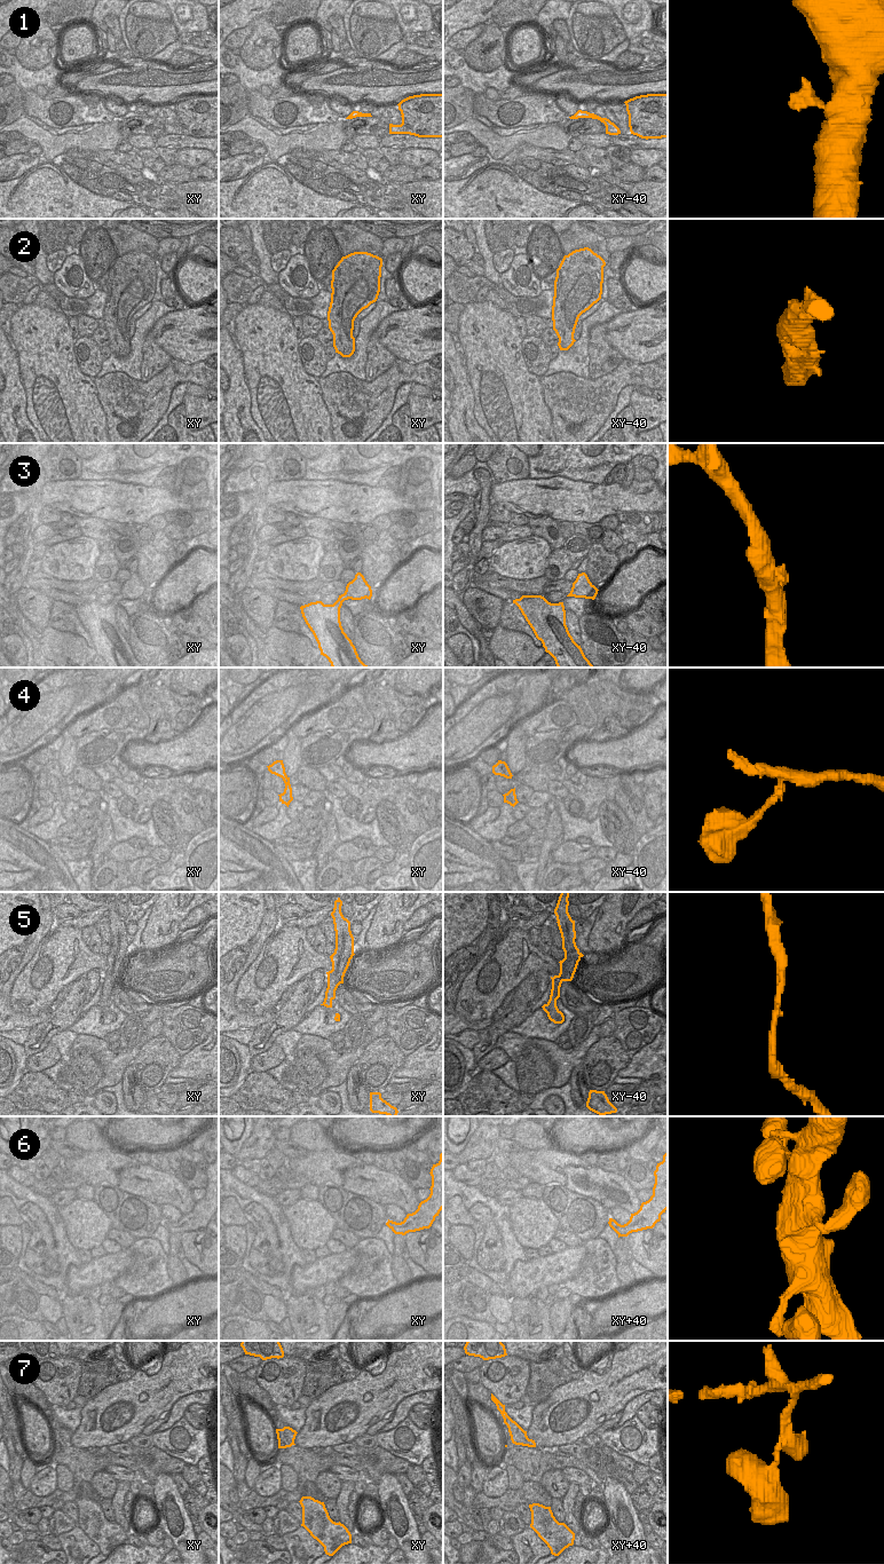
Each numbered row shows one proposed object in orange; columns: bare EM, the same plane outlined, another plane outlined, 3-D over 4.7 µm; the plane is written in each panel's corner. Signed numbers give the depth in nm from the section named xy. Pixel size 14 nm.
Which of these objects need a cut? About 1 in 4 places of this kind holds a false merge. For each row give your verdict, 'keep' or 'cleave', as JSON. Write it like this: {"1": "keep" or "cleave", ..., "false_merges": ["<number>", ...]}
{"1": "keep", "2": "keep", "3": "keep", "4": "keep", "5": "keep", "6": "keep", "7": "keep", "false_merges": []}

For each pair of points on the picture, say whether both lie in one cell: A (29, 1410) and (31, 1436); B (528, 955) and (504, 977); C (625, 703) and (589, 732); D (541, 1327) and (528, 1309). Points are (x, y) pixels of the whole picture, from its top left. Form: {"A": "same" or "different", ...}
{"A": "same", "B": "same", "C": "different", "D": "same"}

